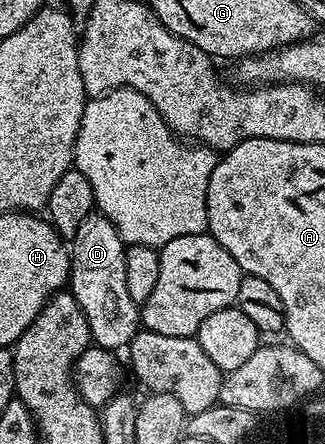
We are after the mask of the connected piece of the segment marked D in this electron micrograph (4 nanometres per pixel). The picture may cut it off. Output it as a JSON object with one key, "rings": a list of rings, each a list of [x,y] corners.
{"rings":[[[100,213],[88,215],[71,239],[68,286],[75,301],[79,301],[79,309],[83,309],[83,317],[87,317],[90,340],[111,352],[116,352],[117,347],[128,348],[141,327],[139,304],[131,301],[131,293],[127,293],[126,246],[115,225]]]}

